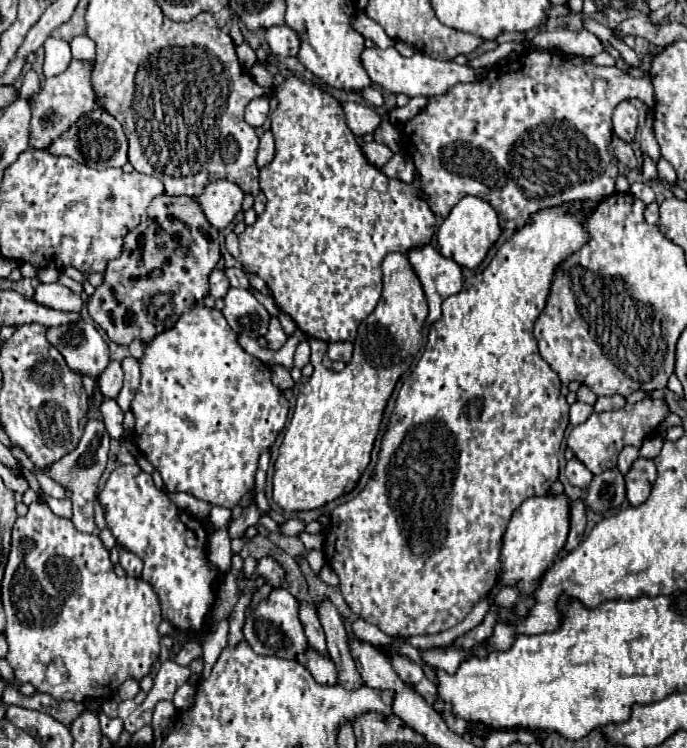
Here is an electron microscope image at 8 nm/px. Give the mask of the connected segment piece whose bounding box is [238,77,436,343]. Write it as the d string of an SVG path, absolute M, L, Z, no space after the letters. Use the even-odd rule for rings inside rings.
M288 77L276 89L276 95L278 95L280 103L278 103L276 111L270 117L272 119L272 133L274 133L274 139L276 139L276 155L274 155L270 165L260 169L260 189L266 193L268 203L266 203L264 213L258 215L256 223L246 227L244 233L240 235L238 261L242 263L244 271L254 273L254 275L258 275L266 281L266 285L270 287L272 297L274 297L276 305L280 307L280 311L290 315L296 321L296 325L302 333L306 333L308 337L314 337L314 339L322 339L326 343L354 341L358 325L374 311L376 303L380 301L380 293L382 293L382 269L380 269L380 265L382 265L384 255L390 253L390 251L408 251L410 247L416 247L416 245L428 245L432 235L434 235L434 229L436 229L436 217L430 211L428 203L424 199L420 199L418 189L412 183L404 183L404 181L398 181L398 179L384 177L384 173L366 159L366 155L362 153L360 145L356 143L352 131L346 125L342 105L332 95L328 95L320 87L304 83L296 77Z

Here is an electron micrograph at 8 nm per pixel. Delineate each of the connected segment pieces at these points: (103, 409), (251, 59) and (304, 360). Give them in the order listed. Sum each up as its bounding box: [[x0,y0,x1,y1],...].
[[100,399,124,439],[236,43,257,71],[294,341,310,369]]

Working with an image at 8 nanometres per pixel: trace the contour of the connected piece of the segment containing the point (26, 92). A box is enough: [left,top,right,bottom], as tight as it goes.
[20,69,40,99]

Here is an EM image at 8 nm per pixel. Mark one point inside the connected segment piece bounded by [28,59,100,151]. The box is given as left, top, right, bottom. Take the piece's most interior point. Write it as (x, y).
(64, 99)

